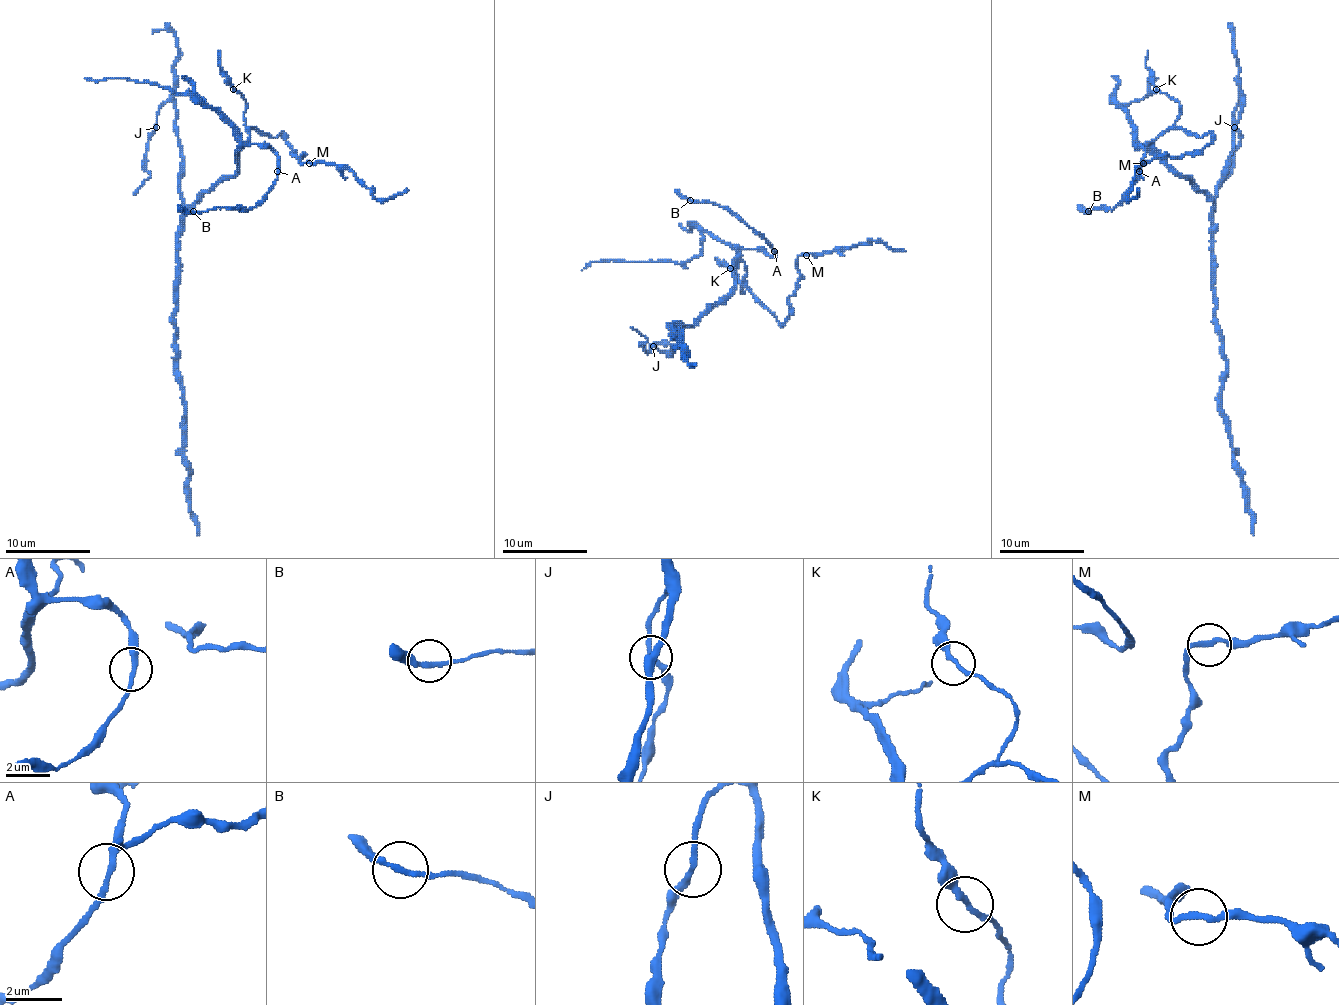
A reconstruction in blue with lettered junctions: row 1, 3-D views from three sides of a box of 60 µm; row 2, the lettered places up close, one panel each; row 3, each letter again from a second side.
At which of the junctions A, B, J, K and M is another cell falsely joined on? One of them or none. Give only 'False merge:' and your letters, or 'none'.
False merge: none

